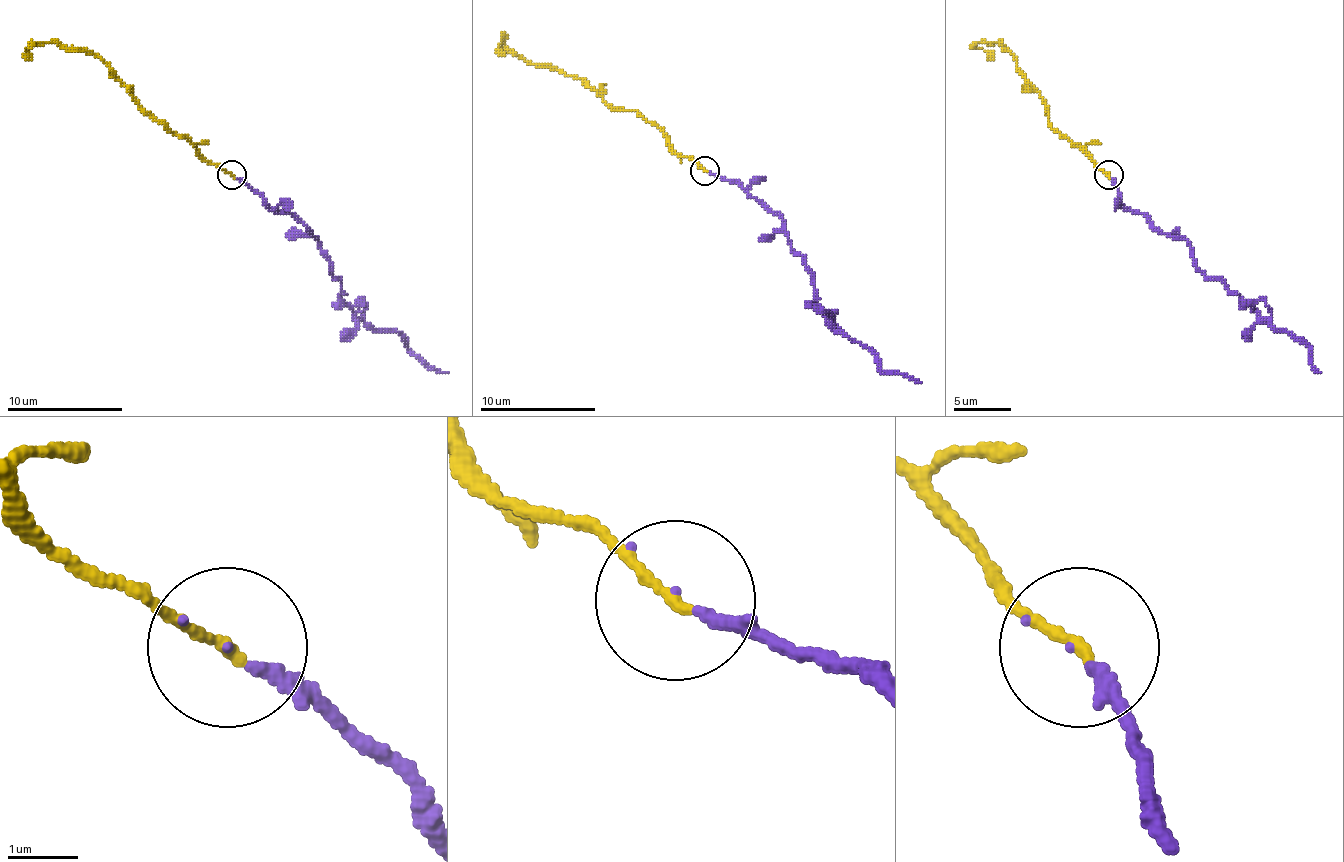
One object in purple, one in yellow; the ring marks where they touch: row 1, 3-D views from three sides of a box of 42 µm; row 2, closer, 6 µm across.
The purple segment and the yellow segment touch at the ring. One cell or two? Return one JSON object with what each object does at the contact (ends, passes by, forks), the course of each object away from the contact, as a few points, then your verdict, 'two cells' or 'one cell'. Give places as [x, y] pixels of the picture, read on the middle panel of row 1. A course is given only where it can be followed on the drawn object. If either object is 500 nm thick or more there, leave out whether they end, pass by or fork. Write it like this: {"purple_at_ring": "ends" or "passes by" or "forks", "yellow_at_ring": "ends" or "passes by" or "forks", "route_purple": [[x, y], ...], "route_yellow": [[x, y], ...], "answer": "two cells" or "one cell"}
{"purple_at_ring": "ends", "yellow_at_ring": "ends", "route_purple": [[704, 168], [782, 220], [814, 281], [814, 307], [837, 330], [880, 371], [921, 382]], "route_yellow": [[704, 171], [632, 110], [617, 110], [571, 76], [525, 61], [504, 41], [499, 47], [504, 55]], "answer": "one cell"}

